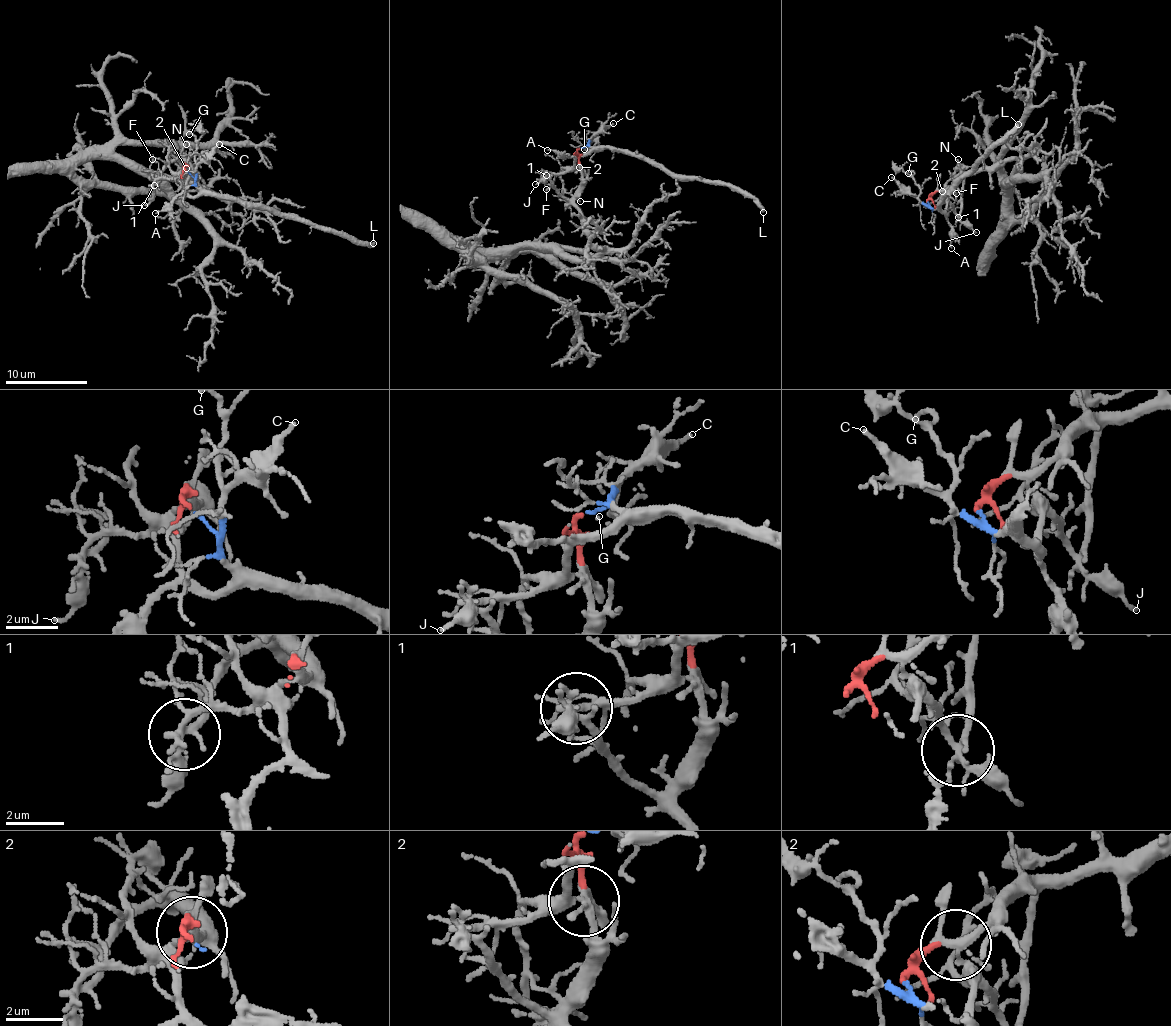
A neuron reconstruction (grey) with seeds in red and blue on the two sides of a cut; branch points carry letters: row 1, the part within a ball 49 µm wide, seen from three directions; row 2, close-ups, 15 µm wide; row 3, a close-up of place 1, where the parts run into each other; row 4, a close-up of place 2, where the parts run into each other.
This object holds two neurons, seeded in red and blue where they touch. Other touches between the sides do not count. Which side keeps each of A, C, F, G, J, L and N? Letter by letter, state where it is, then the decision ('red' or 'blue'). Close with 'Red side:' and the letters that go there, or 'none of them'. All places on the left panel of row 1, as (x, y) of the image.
A: place (155, 213); blue
C: place (219, 144); blue
F: place (152, 159); blue
G: place (189, 134); blue
J: place (144, 205); blue
L: place (373, 243); blue
N: place (186, 144); red
Red side: N

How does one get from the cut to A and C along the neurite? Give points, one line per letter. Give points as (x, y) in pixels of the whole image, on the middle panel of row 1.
A: (581, 147), (587, 145), (590, 150), (568, 156), (547, 150)
C: (581, 147), (589, 143), (601, 128), (614, 123)

